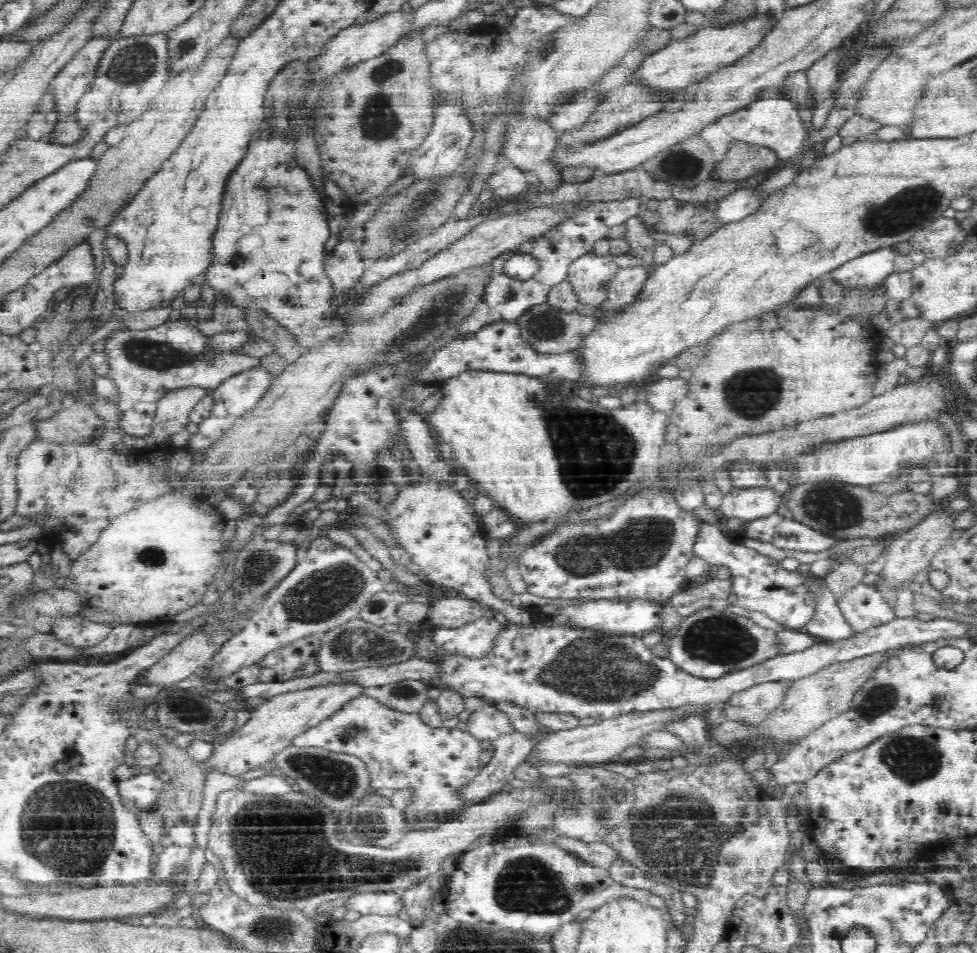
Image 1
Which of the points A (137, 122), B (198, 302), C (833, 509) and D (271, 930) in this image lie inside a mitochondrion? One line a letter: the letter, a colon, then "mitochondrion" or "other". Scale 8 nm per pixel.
A: other
B: other
C: mitochondrion
D: mitochondrion

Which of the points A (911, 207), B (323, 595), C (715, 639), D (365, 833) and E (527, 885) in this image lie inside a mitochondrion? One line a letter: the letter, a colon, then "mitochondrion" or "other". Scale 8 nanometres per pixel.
A: mitochondrion
B: mitochondrion
C: mitochondrion
D: mitochondrion
E: mitochondrion

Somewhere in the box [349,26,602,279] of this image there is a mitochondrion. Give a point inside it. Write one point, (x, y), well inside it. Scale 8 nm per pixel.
(388, 69)

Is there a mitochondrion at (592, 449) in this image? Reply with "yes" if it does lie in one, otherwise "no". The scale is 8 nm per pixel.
yes

